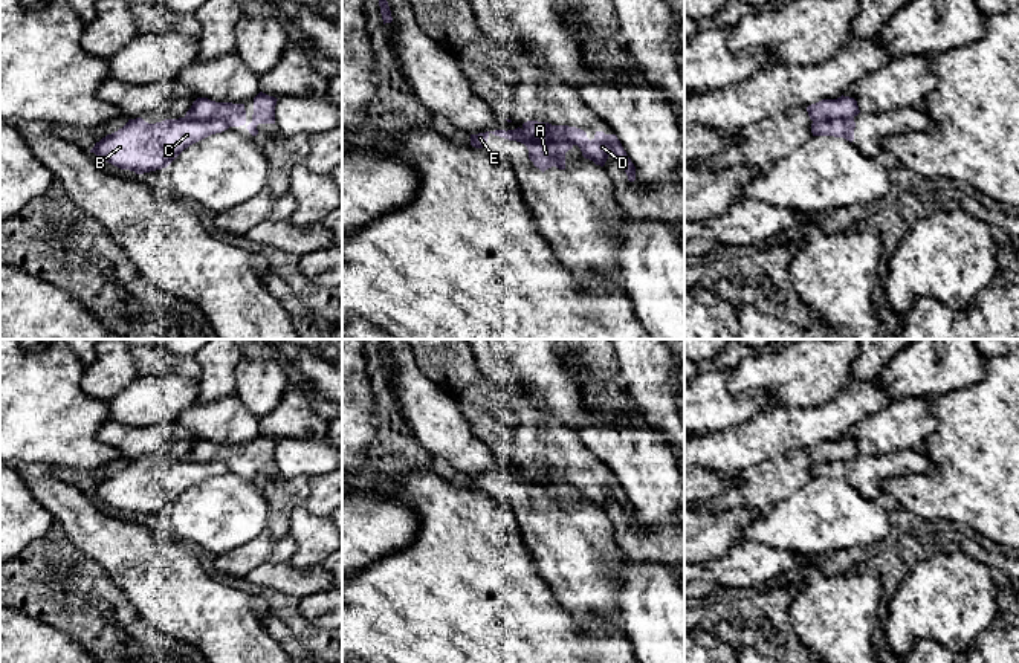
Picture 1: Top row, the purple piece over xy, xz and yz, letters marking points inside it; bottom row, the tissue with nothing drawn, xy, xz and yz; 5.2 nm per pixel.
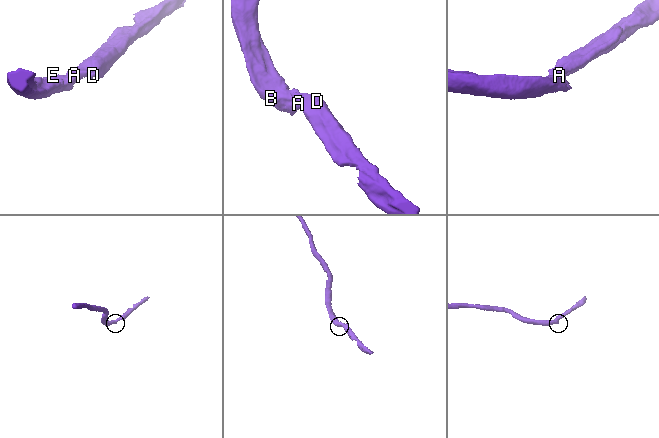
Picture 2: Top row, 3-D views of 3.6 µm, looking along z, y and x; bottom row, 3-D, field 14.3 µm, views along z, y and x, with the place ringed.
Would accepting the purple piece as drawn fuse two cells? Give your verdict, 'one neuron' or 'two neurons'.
two neurons

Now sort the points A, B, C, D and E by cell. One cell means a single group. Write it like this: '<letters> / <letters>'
A B C E / D

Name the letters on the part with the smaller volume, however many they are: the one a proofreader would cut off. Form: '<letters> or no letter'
D

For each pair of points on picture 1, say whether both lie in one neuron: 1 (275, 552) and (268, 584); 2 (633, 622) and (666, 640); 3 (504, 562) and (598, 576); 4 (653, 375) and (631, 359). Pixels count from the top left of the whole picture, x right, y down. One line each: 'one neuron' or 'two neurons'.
1: two neurons
2: one neuron
3: two neurons
4: one neuron

